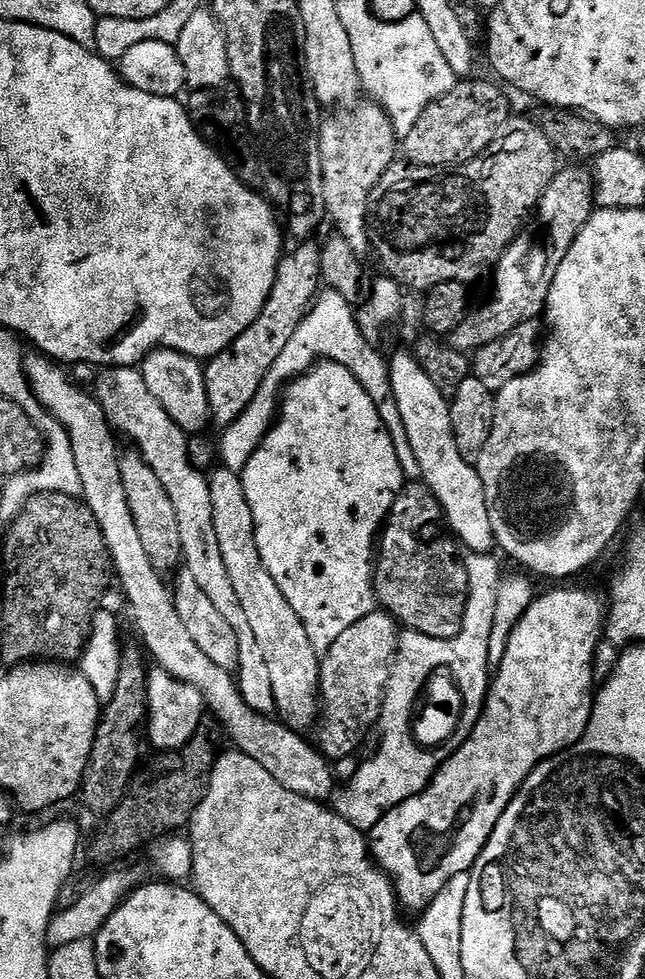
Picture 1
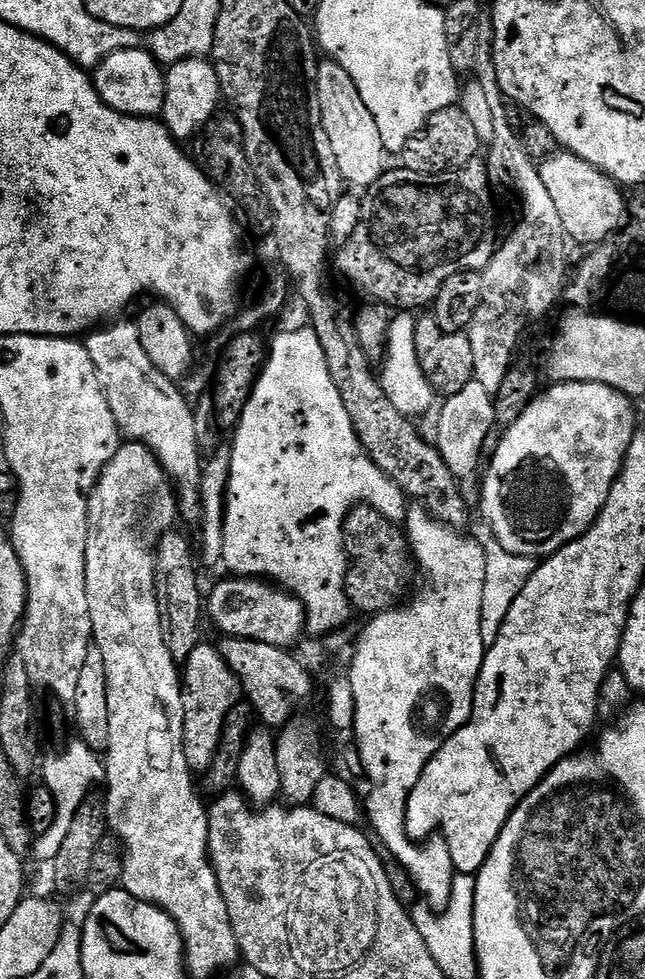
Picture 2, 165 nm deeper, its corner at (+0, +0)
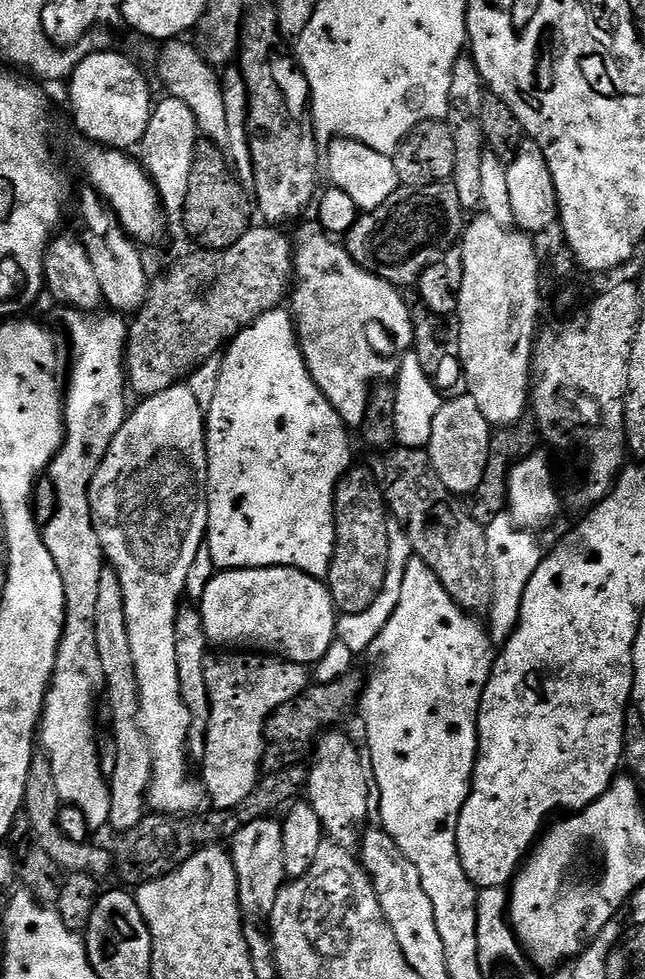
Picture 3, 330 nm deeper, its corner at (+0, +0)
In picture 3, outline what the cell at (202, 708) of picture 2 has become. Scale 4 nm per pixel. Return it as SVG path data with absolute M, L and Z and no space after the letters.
M216 650L205 657L204 674L210 716L208 733L204 735L202 788L207 799L212 799L213 809L236 810L262 775L260 759L266 756L264 723L281 706L303 696L310 687L310 672L303 664L271 654Z

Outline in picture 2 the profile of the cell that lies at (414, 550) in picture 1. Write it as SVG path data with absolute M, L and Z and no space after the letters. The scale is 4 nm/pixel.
M360 503L348 511L344 523L344 552L348 556L344 592L355 611L357 608L360 612L368 612L367 614L387 612L409 595L413 587L414 561L405 529L399 524L393 524L387 516L380 513L380 509Z

